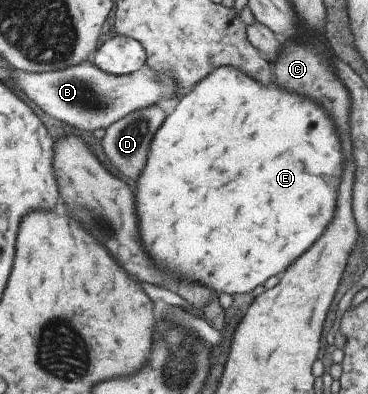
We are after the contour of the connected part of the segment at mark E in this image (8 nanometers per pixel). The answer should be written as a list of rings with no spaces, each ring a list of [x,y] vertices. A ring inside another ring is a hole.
[[[216,66],[204,78],[200,78],[192,89],[178,98],[173,112],[164,118],[156,130],[150,142],[146,164],[134,184],[134,203],[140,232],[138,236],[144,246],[144,252],[150,254],[154,264],[158,264],[160,270],[172,272],[177,277],[177,282],[188,278],[192,282],[198,282],[200,286],[206,286],[211,292],[218,292],[218,295],[222,292],[230,296],[250,292],[270,276],[282,274],[290,262],[295,262],[300,254],[304,254],[320,238],[320,234],[324,234],[322,230],[326,228],[334,212],[336,186],[342,174],[340,144],[326,112],[306,98],[278,90],[274,84],[260,86],[242,72],[244,70],[238,70],[236,66]]]

